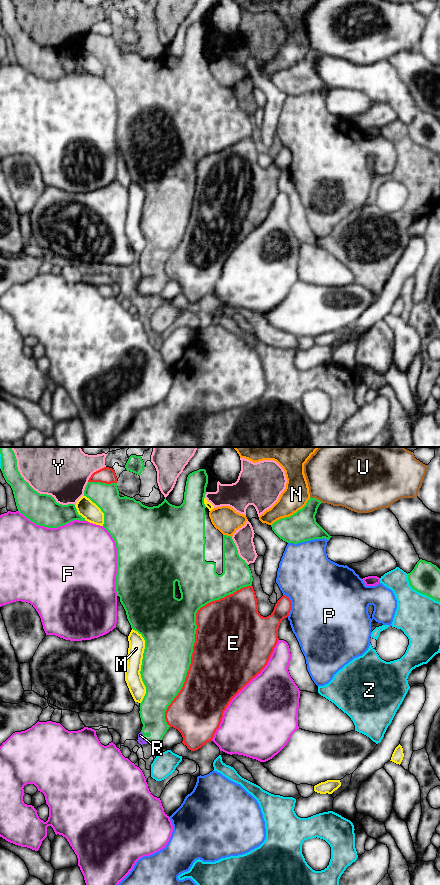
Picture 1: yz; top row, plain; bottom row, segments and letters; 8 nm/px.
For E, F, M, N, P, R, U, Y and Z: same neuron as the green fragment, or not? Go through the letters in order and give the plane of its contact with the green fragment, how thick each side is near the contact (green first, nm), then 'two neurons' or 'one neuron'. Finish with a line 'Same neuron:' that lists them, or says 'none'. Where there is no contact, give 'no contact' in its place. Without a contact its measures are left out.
E: contact in yz; calibres 440 and 500 nm; two neurons
F: contact in yz; calibres 500 and 500 nm; two neurons
M: contact in yz; calibres 380 and 130 nm; two neurons
N: contact in yz; calibres 240 and 200 nm; two neurons
P: contact in yz; calibres 240 and 420 nm; two neurons
R: contact in yz; calibres 200 and 50 nm; one neuron
U: contact in yz; calibres 240 and 480 nm; two neurons
Y: contact in yz; calibres 260 and 480 nm; two neurons
Z: contact in yz; calibres 240 and 360 nm; two neurons
Same neuron: R

